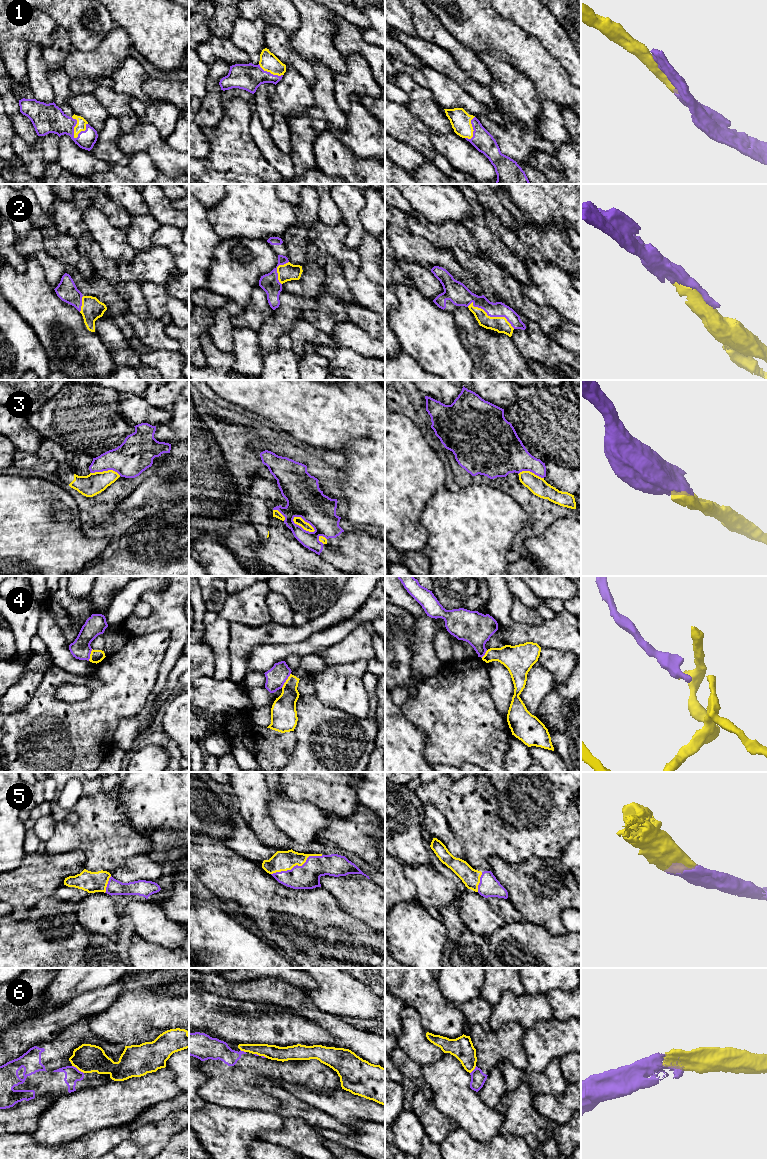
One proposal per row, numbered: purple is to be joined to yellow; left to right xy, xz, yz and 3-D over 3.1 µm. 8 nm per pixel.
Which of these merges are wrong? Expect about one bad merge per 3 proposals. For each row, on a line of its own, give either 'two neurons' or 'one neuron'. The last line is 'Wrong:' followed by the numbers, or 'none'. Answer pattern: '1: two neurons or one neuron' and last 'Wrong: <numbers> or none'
1: one neuron
2: one neuron
3: two neurons
4: two neurons
5: one neuron
6: two neurons
Wrong: 3, 4, 6

